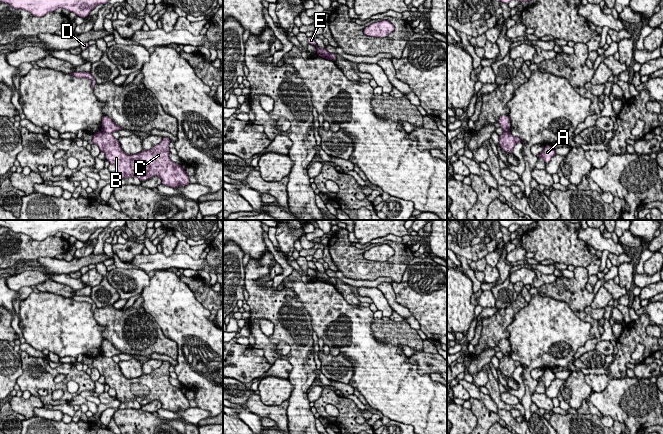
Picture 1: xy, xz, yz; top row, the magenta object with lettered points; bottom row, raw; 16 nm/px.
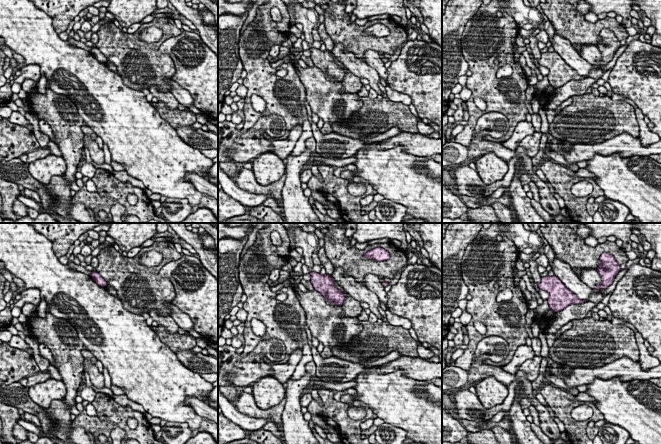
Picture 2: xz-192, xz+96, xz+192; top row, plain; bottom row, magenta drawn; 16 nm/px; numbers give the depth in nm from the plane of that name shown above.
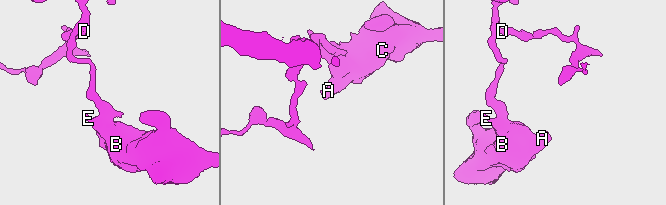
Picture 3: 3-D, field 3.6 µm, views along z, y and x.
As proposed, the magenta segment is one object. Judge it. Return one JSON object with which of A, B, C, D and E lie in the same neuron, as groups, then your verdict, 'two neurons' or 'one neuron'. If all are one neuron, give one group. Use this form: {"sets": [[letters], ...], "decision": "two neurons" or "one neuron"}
{"sets": [["A", "B", "C", "E"], ["D"]], "decision": "two neurons"}

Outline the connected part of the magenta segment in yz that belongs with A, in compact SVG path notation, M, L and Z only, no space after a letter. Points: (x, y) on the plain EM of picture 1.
M545 369L544 370L544 374L538 378L538 382L542 381L544 386L547 388L550 386L550 384L552 383L553 380L555 380L556 377L555 377L555 373L553 373L551 371L551 369Z

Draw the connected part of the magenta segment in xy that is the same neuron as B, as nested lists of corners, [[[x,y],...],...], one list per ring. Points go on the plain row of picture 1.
[[[98,355],[93,358],[93,368],[105,377],[106,383],[116,391],[116,399],[120,402],[137,401],[144,406],[154,400],[162,404],[164,410],[177,412],[190,408],[189,400],[179,387],[170,382],[168,361],[150,374],[127,379],[121,372],[118,363],[112,358]]]

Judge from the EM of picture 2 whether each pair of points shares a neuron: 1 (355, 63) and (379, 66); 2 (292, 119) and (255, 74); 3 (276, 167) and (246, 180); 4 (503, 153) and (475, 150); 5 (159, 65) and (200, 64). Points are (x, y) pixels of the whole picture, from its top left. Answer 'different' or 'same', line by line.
1: different
2: same
3: different
4: same
5: different

